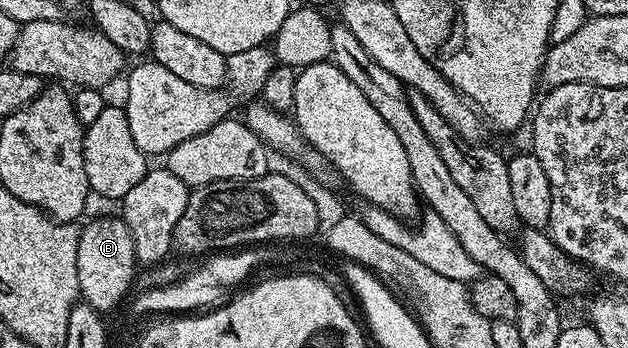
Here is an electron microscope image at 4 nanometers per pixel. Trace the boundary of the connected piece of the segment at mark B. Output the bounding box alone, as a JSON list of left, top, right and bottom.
[76,218,138,312]

